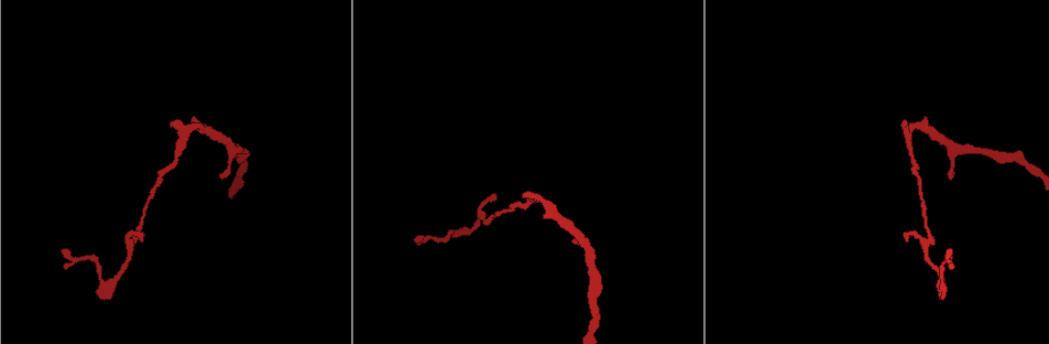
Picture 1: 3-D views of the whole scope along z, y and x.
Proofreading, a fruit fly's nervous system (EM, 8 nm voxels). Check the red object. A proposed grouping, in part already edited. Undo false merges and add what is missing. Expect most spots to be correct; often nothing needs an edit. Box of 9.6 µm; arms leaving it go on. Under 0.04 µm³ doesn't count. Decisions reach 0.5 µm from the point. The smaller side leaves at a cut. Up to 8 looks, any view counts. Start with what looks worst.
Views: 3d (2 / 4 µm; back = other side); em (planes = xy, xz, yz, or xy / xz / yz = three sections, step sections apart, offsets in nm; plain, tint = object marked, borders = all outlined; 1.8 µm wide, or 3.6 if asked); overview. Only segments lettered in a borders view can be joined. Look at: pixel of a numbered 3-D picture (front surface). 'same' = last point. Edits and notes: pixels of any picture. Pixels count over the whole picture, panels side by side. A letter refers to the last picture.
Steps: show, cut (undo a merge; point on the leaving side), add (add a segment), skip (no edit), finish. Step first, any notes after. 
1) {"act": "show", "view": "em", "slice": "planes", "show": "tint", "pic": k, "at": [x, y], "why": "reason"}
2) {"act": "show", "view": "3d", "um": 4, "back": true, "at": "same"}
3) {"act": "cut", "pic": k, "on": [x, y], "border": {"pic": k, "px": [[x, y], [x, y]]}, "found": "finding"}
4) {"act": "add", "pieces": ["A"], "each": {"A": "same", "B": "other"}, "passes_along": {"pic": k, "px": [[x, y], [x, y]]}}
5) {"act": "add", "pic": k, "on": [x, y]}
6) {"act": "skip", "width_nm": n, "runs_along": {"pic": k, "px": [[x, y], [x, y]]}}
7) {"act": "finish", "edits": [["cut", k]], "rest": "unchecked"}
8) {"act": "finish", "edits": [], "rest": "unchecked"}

{"act": "show", "view": "3d", "um": 4, "pic": 1, "at": [418, 237]}

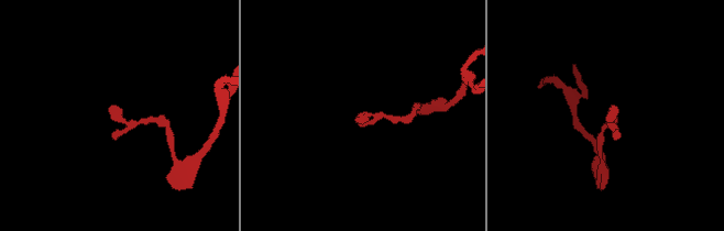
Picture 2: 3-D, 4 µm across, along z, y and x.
{"act": "show", "view": "em", "slice": "yz", "step": 4, "show": "tint", "pic": 2, "at": [358, 118]}

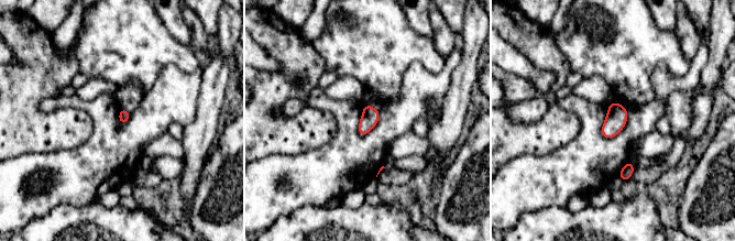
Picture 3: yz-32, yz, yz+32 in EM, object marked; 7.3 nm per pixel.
{"act": "show", "view": "em", "slice": "planes", "show": "borders", "at": "same"}

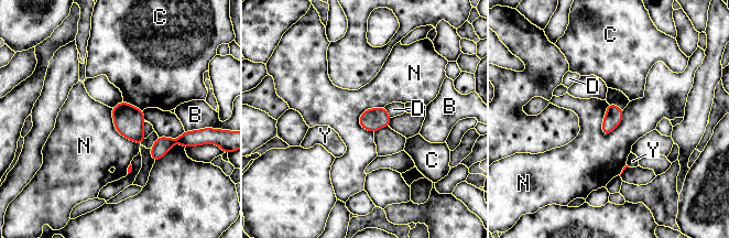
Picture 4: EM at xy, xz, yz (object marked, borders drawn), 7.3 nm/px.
{"act": "skip", "width_nm": 130, "each": {"B": "other", "C": "other", "D": "other", "N": "other", "Y": "other"}, "border": {"pic": 4, "px": [[607, 104], [601, 126], [605, 134]]}, "found": "no lettered segment goes on from it"}

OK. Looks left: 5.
{"act": "show", "view": "3d", "um": 2, "pic": 1, "at": [952, 177], "why": "an open end"}

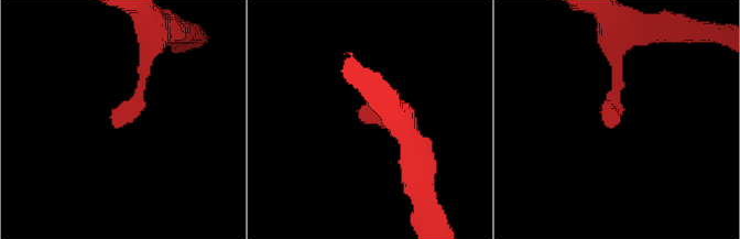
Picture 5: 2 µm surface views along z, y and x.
{"act": "show", "view": "em", "slice": "xy", "step": 4, "show": "tint", "pic": 5, "at": [362, 112]}

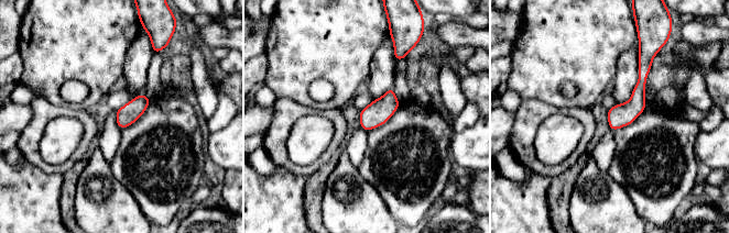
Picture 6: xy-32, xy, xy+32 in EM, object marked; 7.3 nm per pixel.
{"act": "show", "view": "em", "slice": "planes", "show": "borders", "at": "same"}

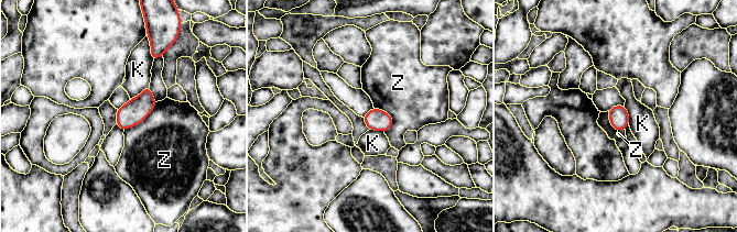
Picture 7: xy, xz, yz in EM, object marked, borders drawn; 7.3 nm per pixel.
{"act": "skip", "longest_contact_nm": ["Z", 320], "each": {"K": "other", "Z": "other"}, "border": {"pic": 7, "px": [[156, 102], [140, 122], [123, 130]]}, "found": "no lettered segment goes on from it"}

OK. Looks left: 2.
{"act": "show", "view": "em", "slice": "planes", "show": "borders", "pic": 1, "at": [493, 199], "why": "thin end"}

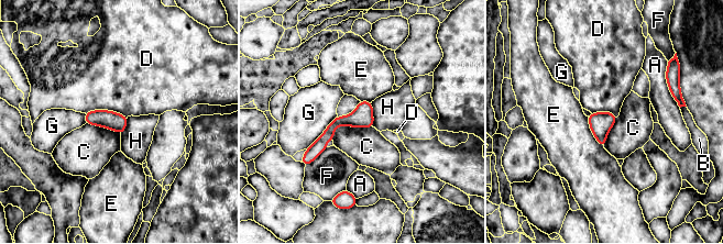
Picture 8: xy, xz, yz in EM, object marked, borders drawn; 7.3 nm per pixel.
{"act": "skip", "longest_contact_nm": ["G", 340], "each": {"A": "other", "B": "other", "C": "other", "D": "other", "E": "other", "F": "other", "G": "other", "H": "other"}, "border": {"pic": 8, "px": [[372, 126], [339, 125], [332, 141]]}, "found": "none of them fits"}

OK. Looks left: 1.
{"act": "finish", "edits": [], "rest": "unchecked"}

